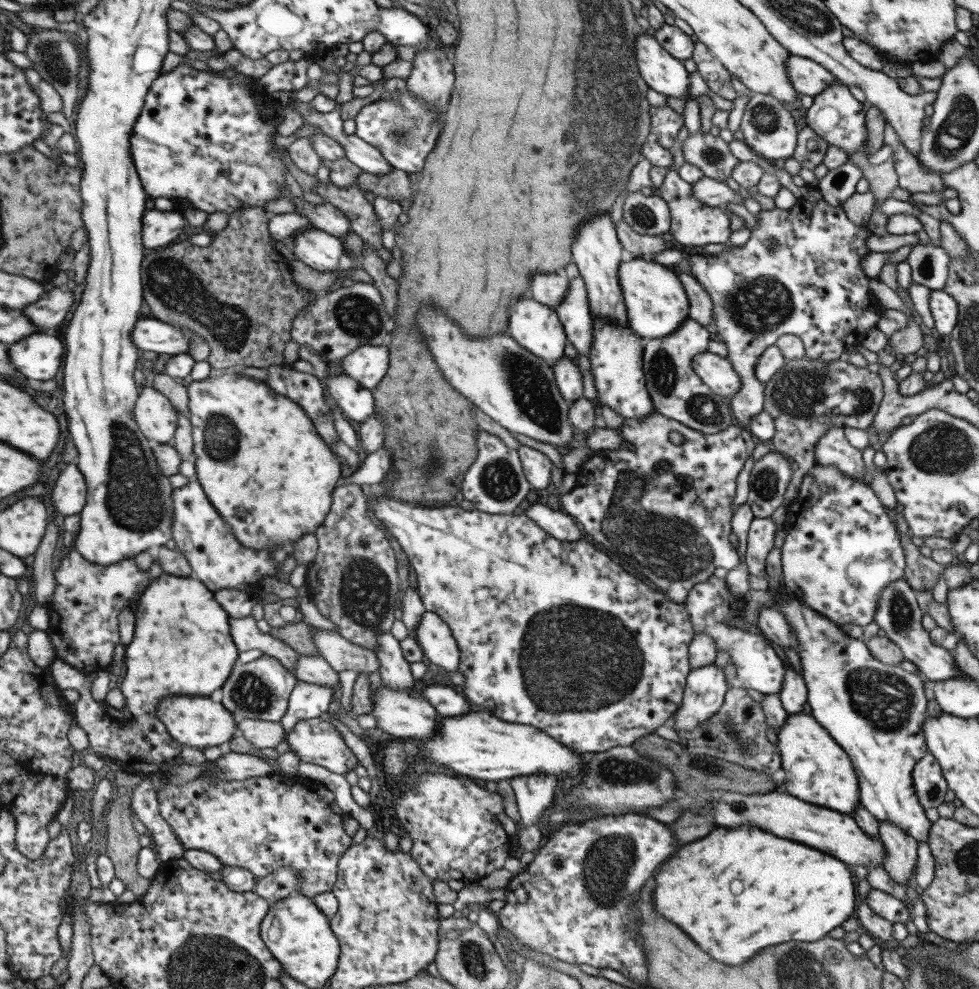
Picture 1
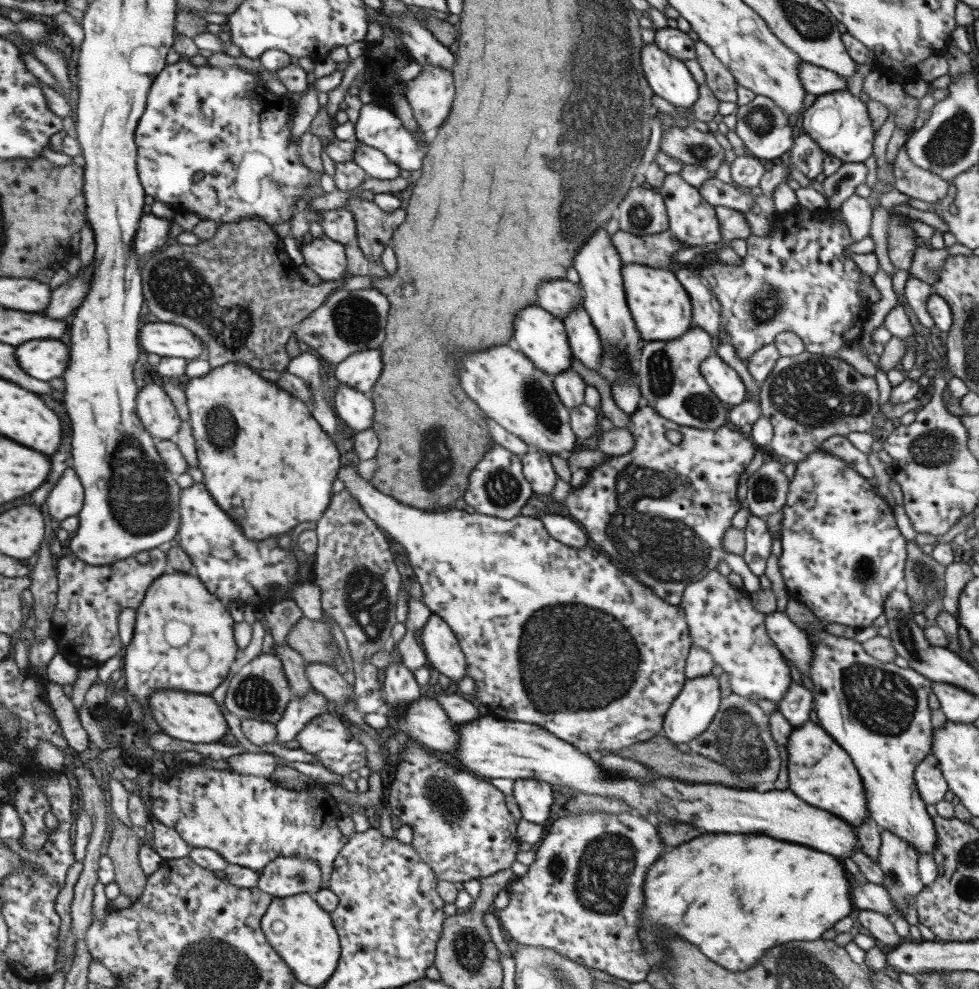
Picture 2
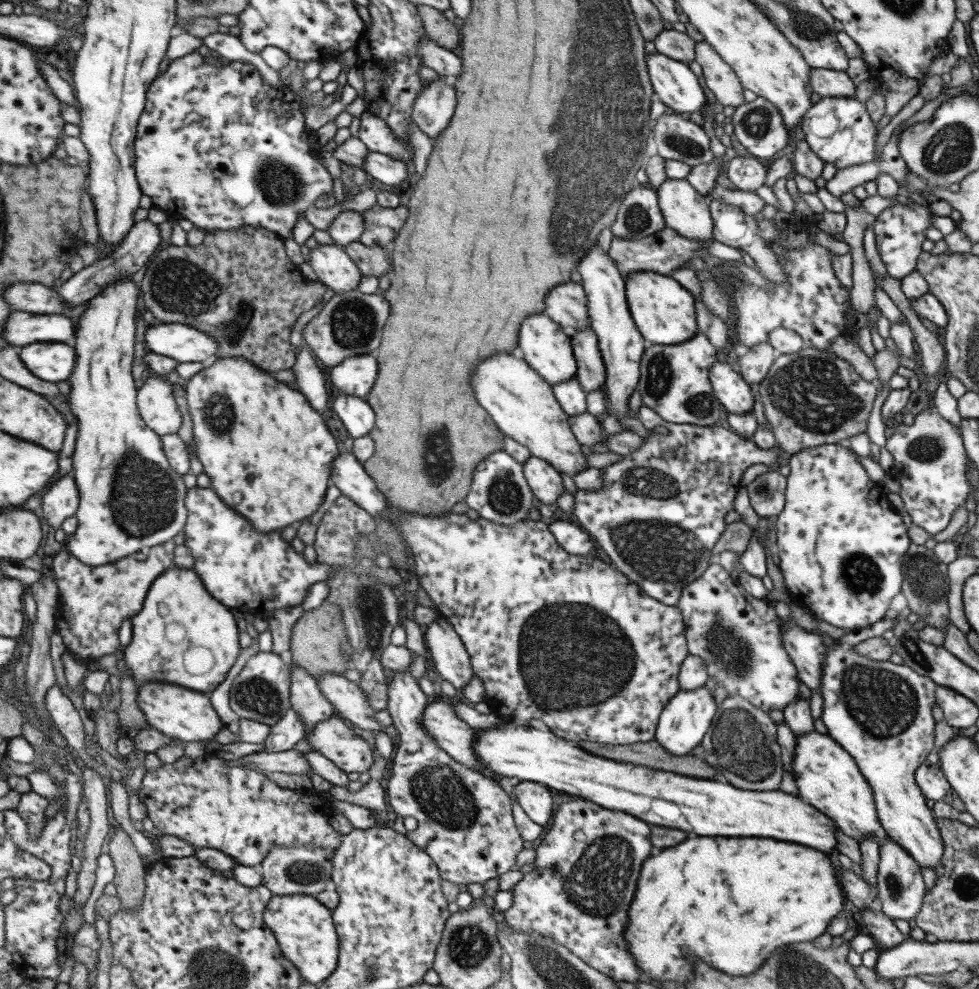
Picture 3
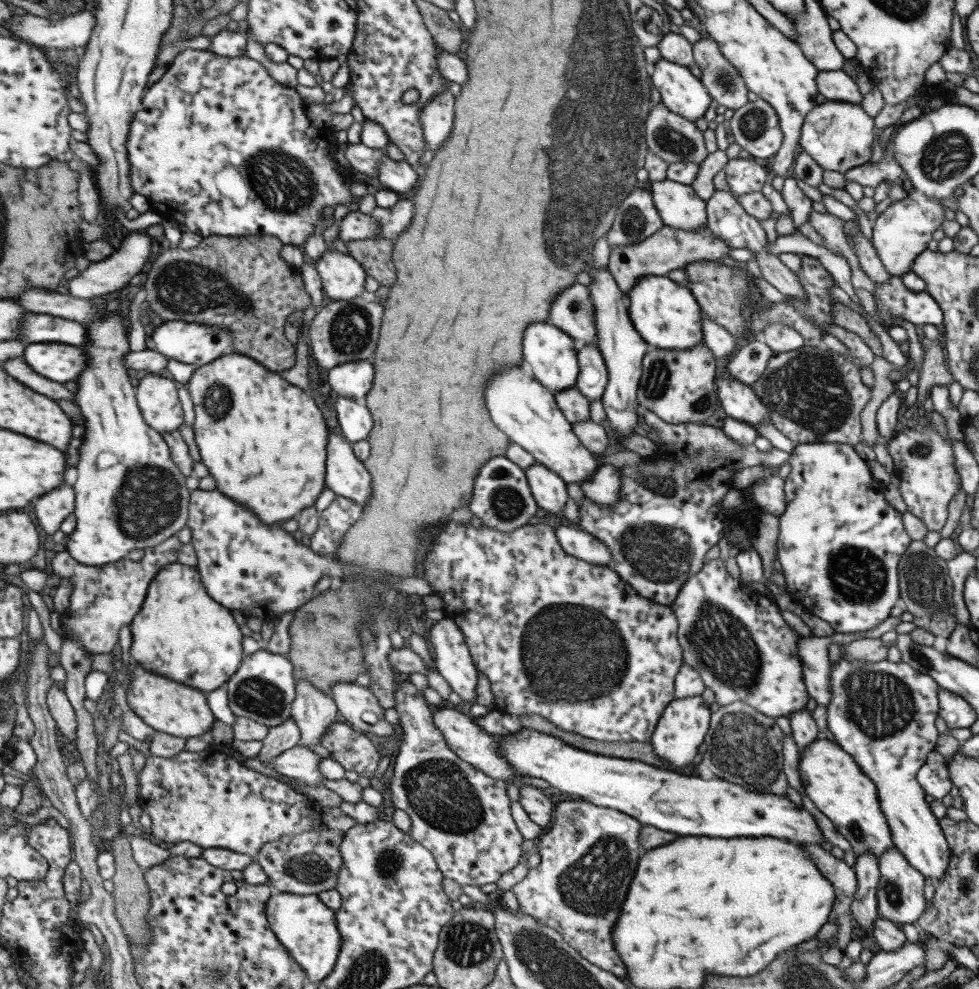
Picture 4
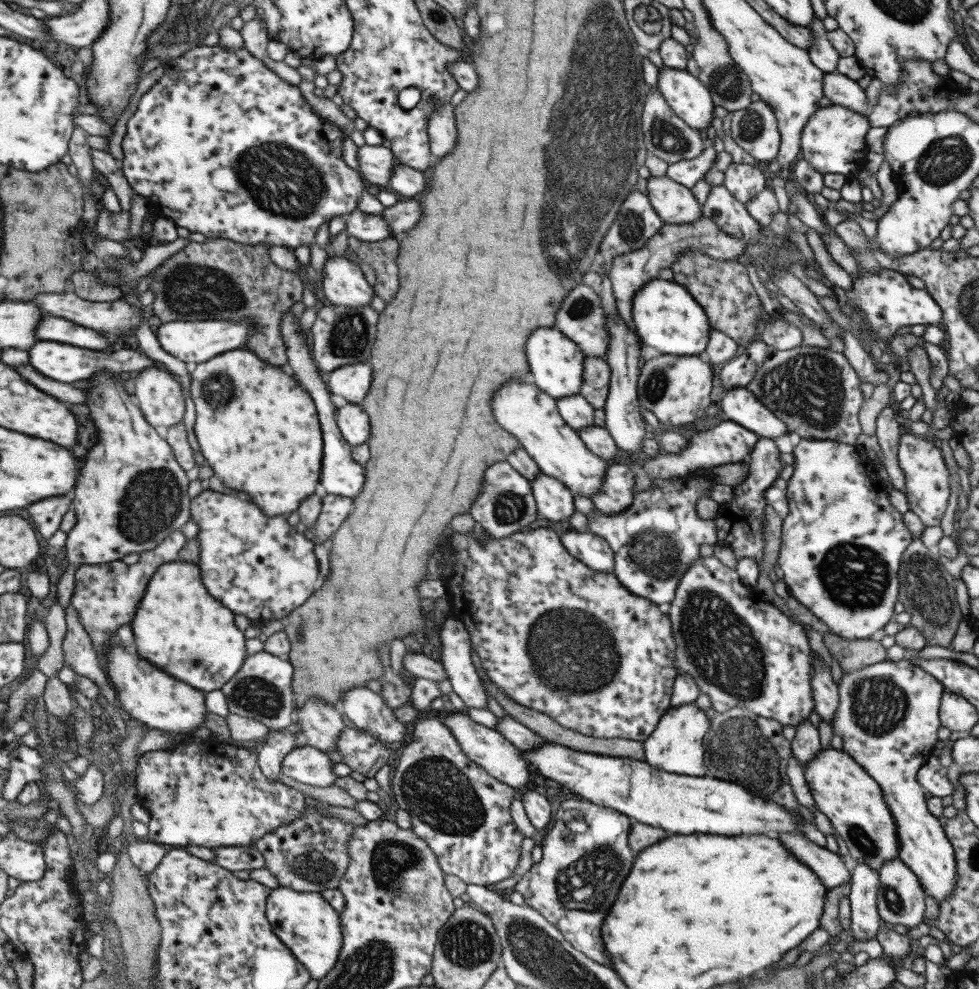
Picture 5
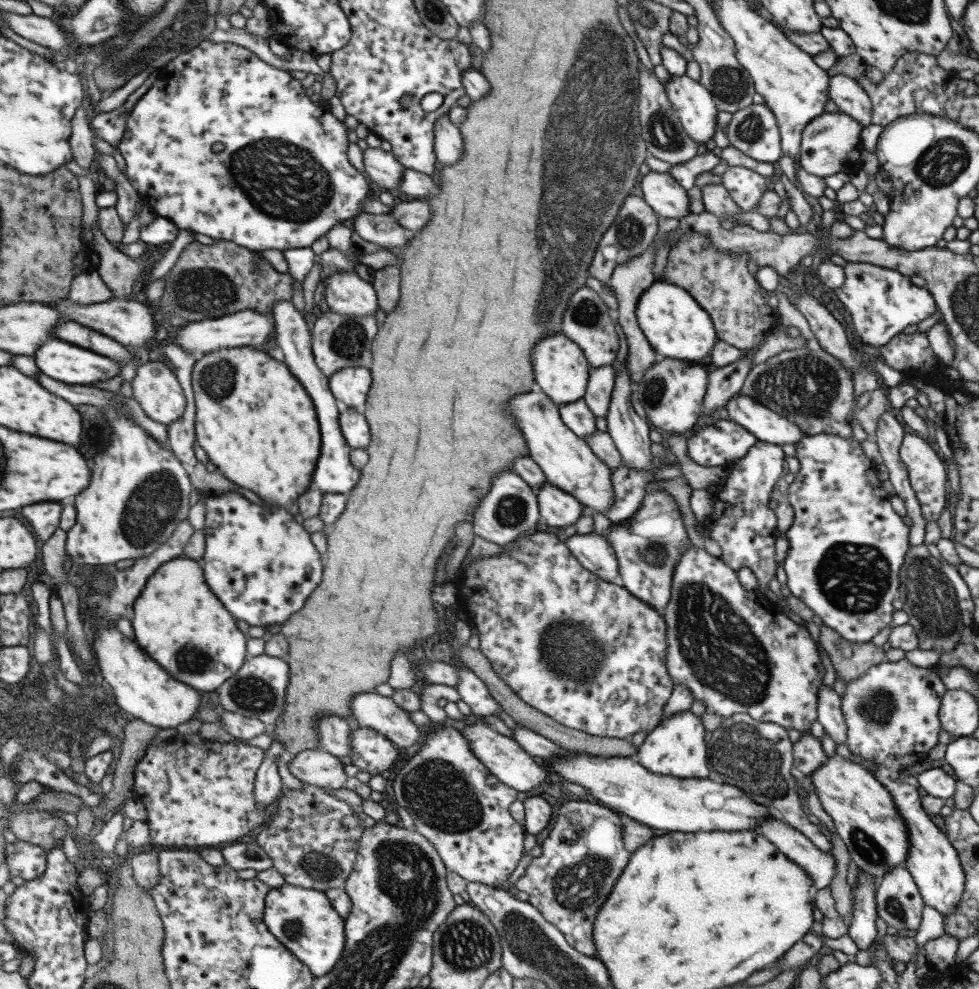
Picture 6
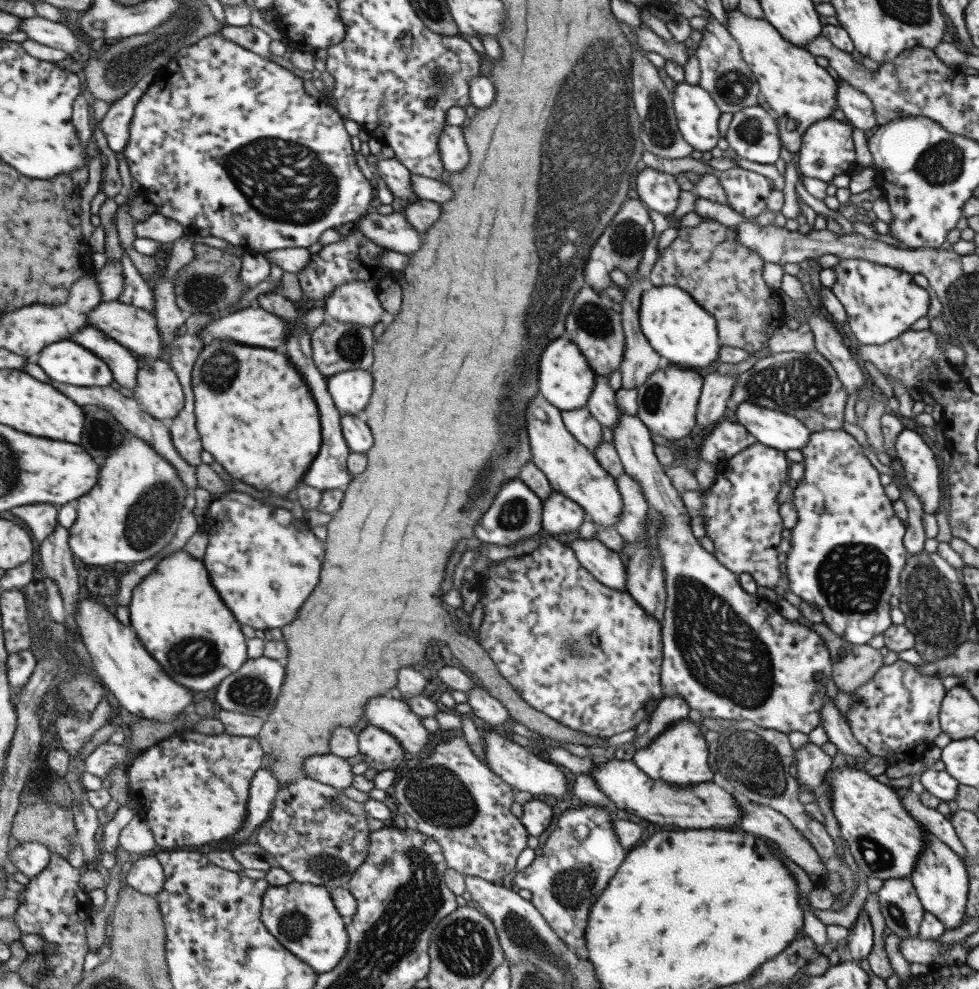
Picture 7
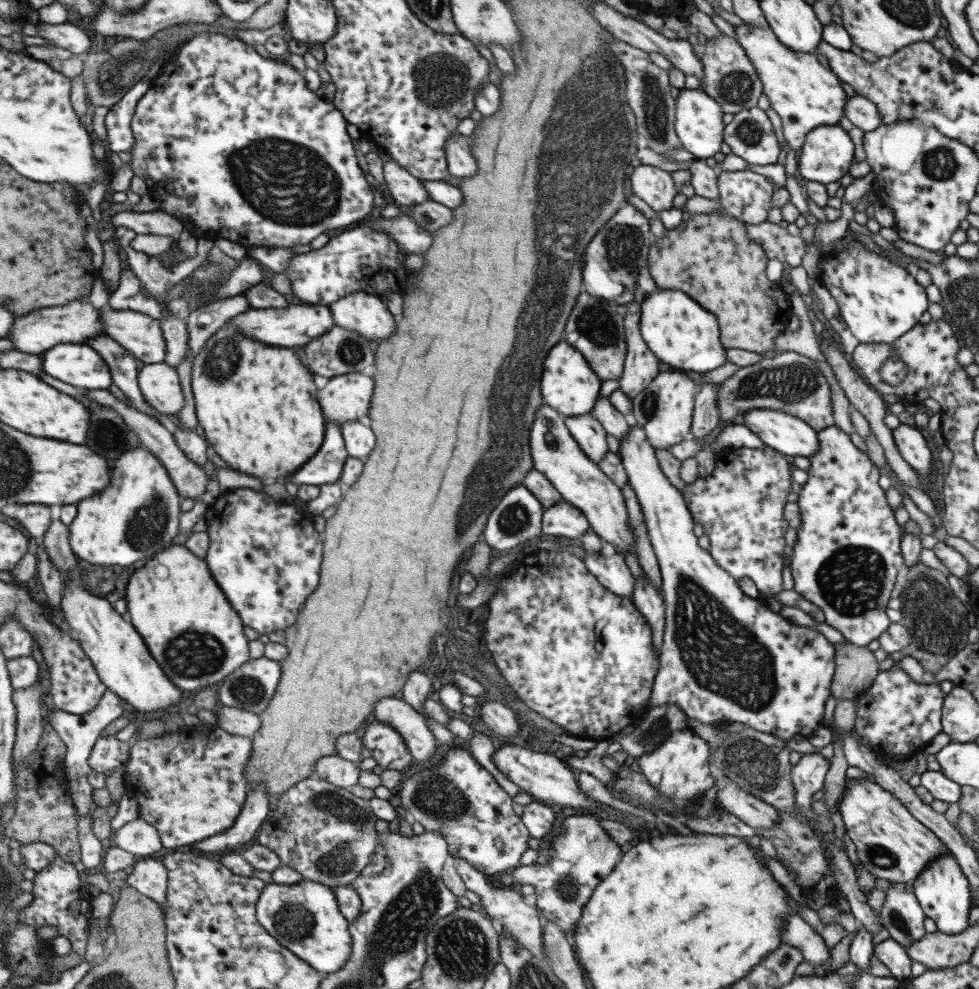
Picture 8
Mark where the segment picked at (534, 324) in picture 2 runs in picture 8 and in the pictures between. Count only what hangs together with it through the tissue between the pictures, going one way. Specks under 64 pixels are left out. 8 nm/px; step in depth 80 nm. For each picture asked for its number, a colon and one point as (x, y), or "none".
3: (542, 344)
4: (551, 354)
5: (555, 362)
6: (559, 369)
7: (565, 379)
8: (567, 384)

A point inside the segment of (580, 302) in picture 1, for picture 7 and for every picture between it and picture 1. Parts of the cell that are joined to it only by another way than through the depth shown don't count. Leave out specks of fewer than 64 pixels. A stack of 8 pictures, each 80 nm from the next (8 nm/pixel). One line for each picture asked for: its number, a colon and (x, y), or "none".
2: (583, 339)
3: (590, 372)
4: (591, 378)
5: (594, 380)
6: (597, 394)
7: (600, 403)

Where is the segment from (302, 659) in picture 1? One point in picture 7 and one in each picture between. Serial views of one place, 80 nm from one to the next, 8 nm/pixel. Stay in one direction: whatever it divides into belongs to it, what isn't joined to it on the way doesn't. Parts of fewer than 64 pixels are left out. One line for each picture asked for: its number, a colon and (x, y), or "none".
2: (324, 679)
3: (349, 702)
4: (356, 705)
5: (361, 708)
6: (379, 713)
7: (393, 716)

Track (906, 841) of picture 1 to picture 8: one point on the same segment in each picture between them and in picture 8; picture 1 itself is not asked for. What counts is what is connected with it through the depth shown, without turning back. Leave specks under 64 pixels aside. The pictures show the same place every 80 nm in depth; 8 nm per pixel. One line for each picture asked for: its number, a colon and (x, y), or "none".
2: (897, 859)
3: (900, 888)
4: (900, 893)
5: (899, 899)
6: (898, 903)
7: (902, 912)
8: (901, 915)

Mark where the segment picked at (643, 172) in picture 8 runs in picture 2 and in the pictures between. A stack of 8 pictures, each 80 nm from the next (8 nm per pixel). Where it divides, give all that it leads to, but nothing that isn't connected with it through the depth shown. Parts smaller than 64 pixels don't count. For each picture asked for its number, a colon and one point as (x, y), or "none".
2: (690, 220)
3: (683, 210)
4: (677, 205)
5: (673, 203)
6: (660, 192)
7: (657, 191)

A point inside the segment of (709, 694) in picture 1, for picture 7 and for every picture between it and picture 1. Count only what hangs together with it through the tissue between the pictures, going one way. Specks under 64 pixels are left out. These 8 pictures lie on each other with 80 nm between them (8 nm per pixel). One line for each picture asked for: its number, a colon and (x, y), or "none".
2: (693, 709)
3: (682, 723)
4: (682, 725)
5: (675, 745)
6: (675, 748)
7: (678, 755)

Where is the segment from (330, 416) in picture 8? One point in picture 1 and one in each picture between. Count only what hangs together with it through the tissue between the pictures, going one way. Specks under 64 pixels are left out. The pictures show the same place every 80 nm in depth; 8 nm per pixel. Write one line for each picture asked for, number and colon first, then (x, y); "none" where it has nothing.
1: (367, 364)
2: (360, 370)
3: (355, 375)
4: (353, 379)
5: (351, 382)
6: (349, 385)
7: (349, 390)

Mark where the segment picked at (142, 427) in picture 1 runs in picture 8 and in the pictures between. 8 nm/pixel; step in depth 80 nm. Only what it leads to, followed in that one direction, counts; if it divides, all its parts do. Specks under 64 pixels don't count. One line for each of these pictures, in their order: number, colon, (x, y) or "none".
2: (158, 416)
3: (156, 406)
4: (156, 396)
5: (161, 400)
6: (155, 388)
7: (157, 391)
8: (158, 383)

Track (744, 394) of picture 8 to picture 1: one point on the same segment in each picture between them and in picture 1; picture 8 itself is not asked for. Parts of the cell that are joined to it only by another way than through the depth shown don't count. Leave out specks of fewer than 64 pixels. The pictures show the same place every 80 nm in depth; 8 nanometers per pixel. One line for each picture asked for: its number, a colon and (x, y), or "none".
1: (804, 398)
2: (806, 398)
3: (822, 400)
4: (818, 393)
5: (816, 393)
6: (807, 386)
7: (805, 386)

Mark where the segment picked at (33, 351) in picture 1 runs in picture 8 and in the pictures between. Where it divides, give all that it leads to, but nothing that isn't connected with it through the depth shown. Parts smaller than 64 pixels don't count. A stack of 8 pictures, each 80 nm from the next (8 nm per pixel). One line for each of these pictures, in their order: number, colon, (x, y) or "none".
2: (46, 358)
3: (52, 362)
4: (55, 361)
5: (61, 362)
6: (60, 360)
7: (65, 361)
8: (77, 364)

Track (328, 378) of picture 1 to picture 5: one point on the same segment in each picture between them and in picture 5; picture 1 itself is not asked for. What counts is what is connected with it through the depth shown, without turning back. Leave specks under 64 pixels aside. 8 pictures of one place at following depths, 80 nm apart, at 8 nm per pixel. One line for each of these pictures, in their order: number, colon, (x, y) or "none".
2: (355, 408)
3: (357, 417)
4: (355, 420)
5: (352, 421)

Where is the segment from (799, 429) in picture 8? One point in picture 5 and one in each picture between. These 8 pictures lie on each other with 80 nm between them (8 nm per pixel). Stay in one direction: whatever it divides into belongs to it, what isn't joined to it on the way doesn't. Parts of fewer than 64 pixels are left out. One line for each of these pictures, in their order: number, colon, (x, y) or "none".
5: (738, 405)
6: (766, 426)
7: (774, 429)

